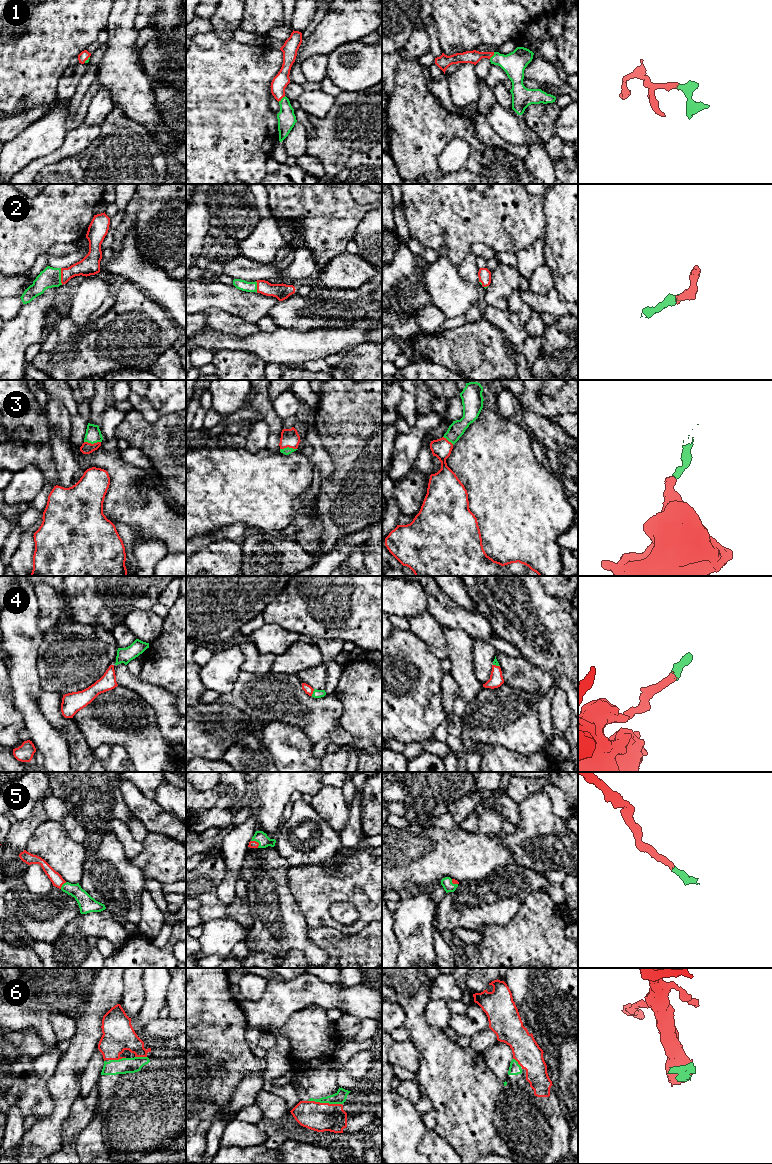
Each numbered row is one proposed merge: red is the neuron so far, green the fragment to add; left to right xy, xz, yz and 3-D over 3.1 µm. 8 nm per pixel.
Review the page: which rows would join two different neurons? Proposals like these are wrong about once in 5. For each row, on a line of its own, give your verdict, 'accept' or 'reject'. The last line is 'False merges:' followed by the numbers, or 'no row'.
1: accept
2: accept
3: accept
4: accept
5: accept
6: accept
False merges: no row

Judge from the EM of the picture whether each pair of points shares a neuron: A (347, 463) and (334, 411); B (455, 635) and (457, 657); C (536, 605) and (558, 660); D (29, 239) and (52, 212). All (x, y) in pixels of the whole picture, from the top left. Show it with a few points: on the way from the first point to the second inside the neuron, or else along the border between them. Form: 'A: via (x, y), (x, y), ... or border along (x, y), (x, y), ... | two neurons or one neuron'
A: via (347, 450), (347, 424) | one neuron
B: via (457, 640), (457, 652) | one neuron
C: via (536, 619), (543, 631), (557, 646) | one neuron
D: via (34, 232), (46, 219) | one neuron

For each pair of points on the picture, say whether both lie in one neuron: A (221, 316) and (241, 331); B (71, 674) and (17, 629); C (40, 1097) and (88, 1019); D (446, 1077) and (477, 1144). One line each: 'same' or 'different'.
A: same
B: different
C: different
D: same

